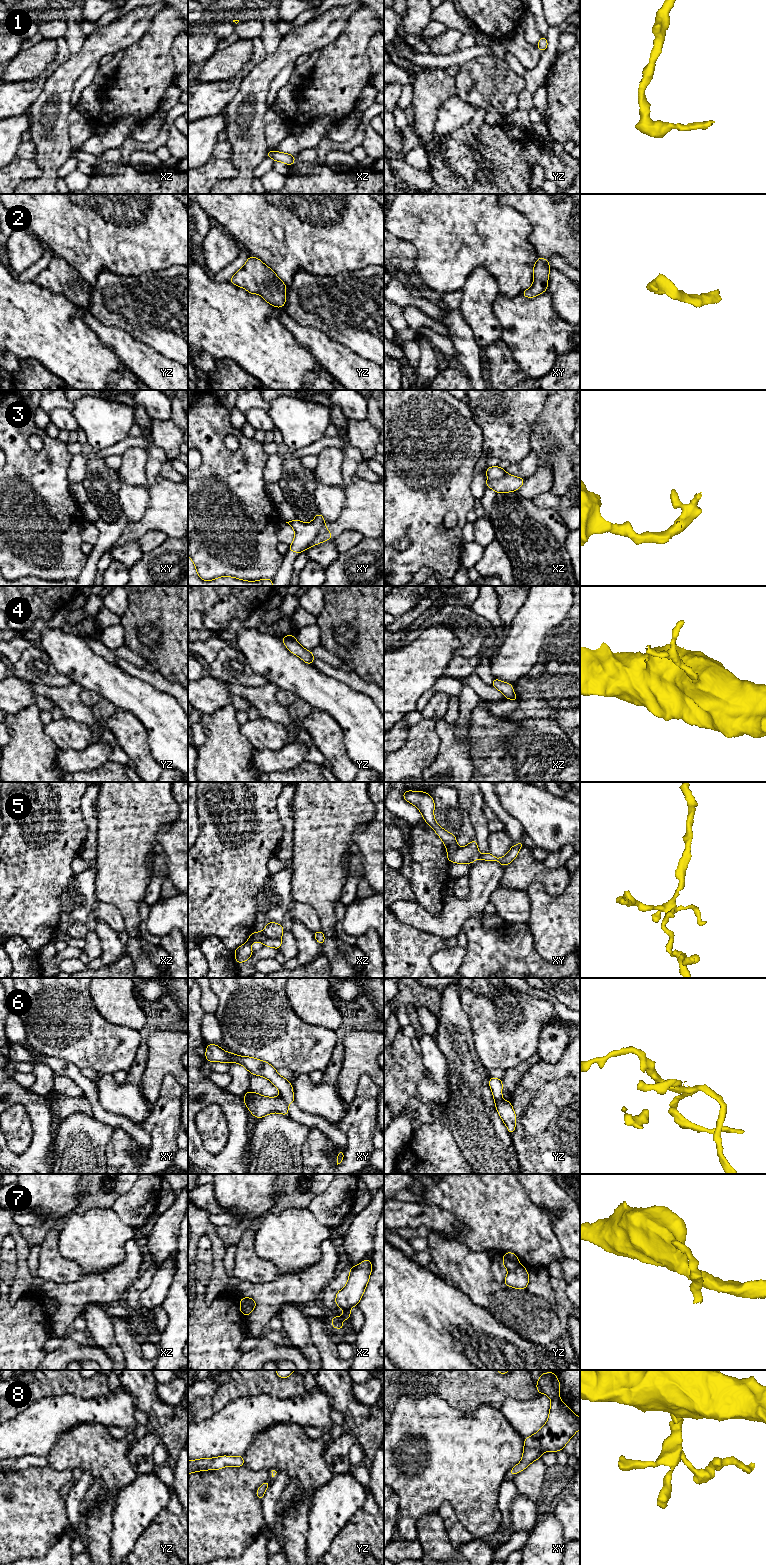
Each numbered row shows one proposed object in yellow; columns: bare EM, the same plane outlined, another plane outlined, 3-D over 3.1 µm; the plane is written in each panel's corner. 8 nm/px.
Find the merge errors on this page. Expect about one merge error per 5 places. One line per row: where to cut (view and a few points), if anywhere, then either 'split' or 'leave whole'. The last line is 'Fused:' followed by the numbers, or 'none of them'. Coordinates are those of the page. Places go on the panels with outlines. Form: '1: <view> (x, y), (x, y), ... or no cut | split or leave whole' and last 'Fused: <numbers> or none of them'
1: no cut | leave whole
2: no cut | leave whole
3: xy (325, 524), (304, 549) | split
4: no cut | leave whole
5: xz (252, 933), (260, 933), (265, 937), (280, 938) | split
6: xy (279, 1096), (287, 1104) | split
7: yz (519, 1264), (508, 1271) | split
8: no cut | leave whole
Fused: 3, 5, 6, 7

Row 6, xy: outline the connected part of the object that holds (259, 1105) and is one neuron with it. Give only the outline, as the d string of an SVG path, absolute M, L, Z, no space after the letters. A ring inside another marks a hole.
M249 1090L243 1098L245 1106L257 1119L271 1113L289 1116L288 1104L281 1097L266 1097Z

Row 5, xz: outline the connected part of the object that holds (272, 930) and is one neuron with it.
M268 922L265 929L261 932L253 932L252 934L261 934L265 938L281 938L284 933L282 924Z

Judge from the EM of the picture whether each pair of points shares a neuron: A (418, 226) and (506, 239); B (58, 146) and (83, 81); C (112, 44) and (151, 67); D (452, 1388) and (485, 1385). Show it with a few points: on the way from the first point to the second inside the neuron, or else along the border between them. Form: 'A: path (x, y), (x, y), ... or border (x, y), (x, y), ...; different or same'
A: path (440, 226), (463, 226), (484, 234); same
B: border (87, 69), (75, 82), (73, 89); different
C: border (143, 35), (124, 49); different
D: path (460, 1385), (477, 1385); same

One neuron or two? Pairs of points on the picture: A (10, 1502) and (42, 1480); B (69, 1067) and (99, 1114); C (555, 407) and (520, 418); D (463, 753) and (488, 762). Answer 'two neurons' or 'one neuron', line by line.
A: one neuron
B: one neuron
C: two neurons
D: two neurons

